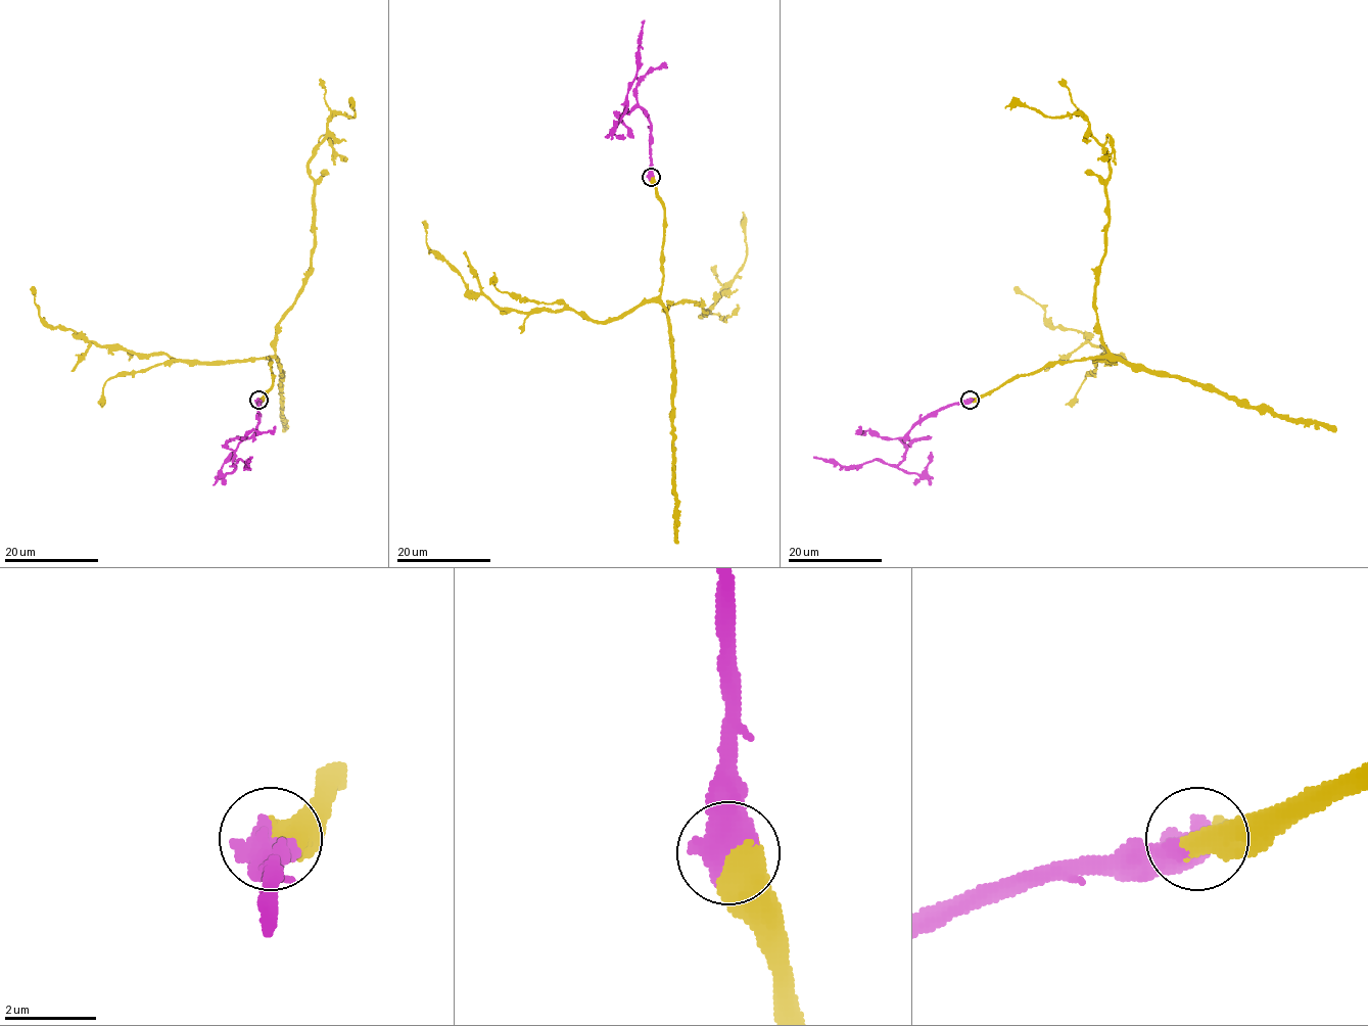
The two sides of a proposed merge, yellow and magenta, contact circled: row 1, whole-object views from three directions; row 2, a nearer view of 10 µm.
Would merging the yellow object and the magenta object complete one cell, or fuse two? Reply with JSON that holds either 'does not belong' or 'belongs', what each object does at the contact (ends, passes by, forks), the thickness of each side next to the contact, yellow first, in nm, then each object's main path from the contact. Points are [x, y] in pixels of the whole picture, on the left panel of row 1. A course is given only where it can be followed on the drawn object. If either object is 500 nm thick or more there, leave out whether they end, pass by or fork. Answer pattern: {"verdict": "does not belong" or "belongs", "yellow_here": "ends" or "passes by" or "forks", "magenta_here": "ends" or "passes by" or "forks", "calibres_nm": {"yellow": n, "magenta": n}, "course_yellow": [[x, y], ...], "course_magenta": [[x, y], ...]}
{"verdict": "belongs", "calibres_nm": {"yellow": 700, "magenta": 750}, "course_yellow": [[258, 401], [273, 383], [276, 326], [314, 251], [308, 160], [327, 123], [354, 117], [351, 108]], "course_magenta": [[258, 401], [258, 426], [236, 450], [234, 464], [240, 459], [246, 466], [252, 457]]}

